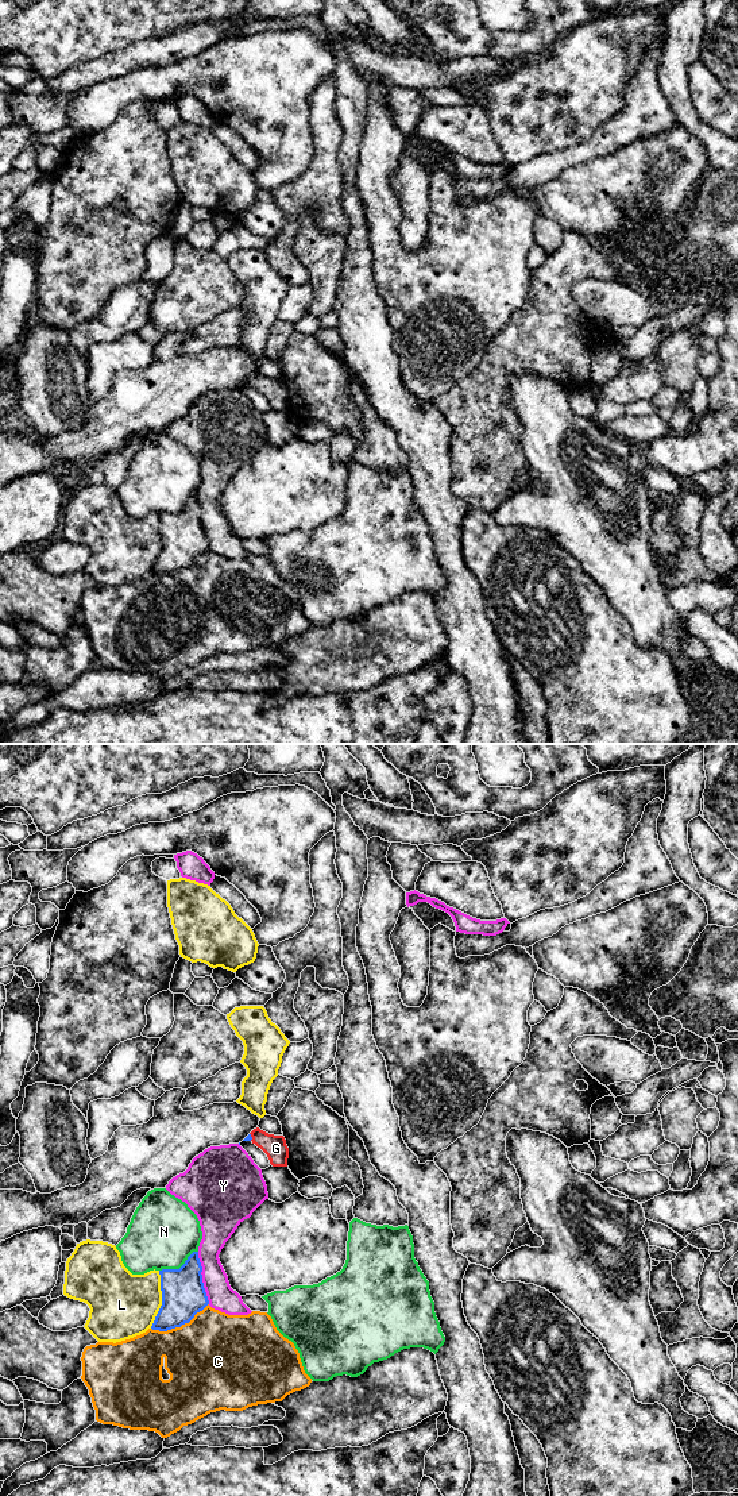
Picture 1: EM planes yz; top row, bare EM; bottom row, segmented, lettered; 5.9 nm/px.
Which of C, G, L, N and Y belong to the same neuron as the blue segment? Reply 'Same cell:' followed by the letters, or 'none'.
Same cell: G

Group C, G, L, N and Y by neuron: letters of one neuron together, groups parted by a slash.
C / G / L / N / Y

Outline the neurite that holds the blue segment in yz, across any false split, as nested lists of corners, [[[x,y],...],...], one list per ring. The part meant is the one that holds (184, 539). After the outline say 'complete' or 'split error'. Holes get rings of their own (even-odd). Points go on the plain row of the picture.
[[[193,496],[179,513],[162,513],[162,550],[151,570],[167,575],[189,567],[208,548],[198,496]]]; complete

